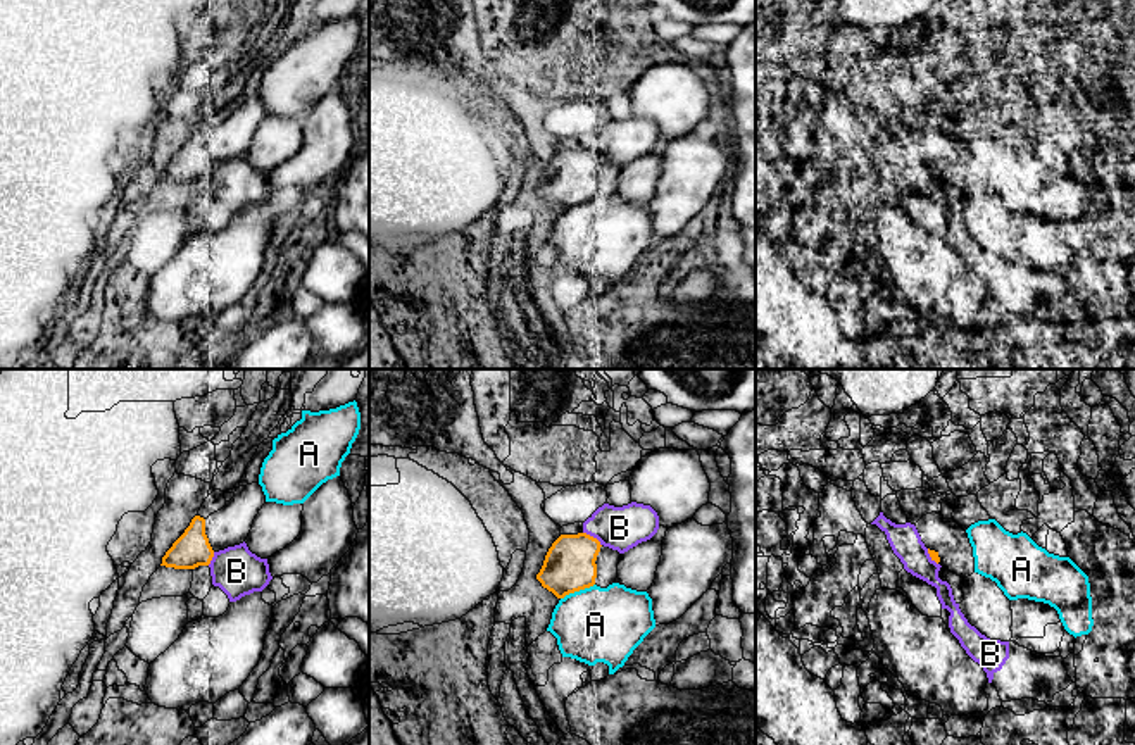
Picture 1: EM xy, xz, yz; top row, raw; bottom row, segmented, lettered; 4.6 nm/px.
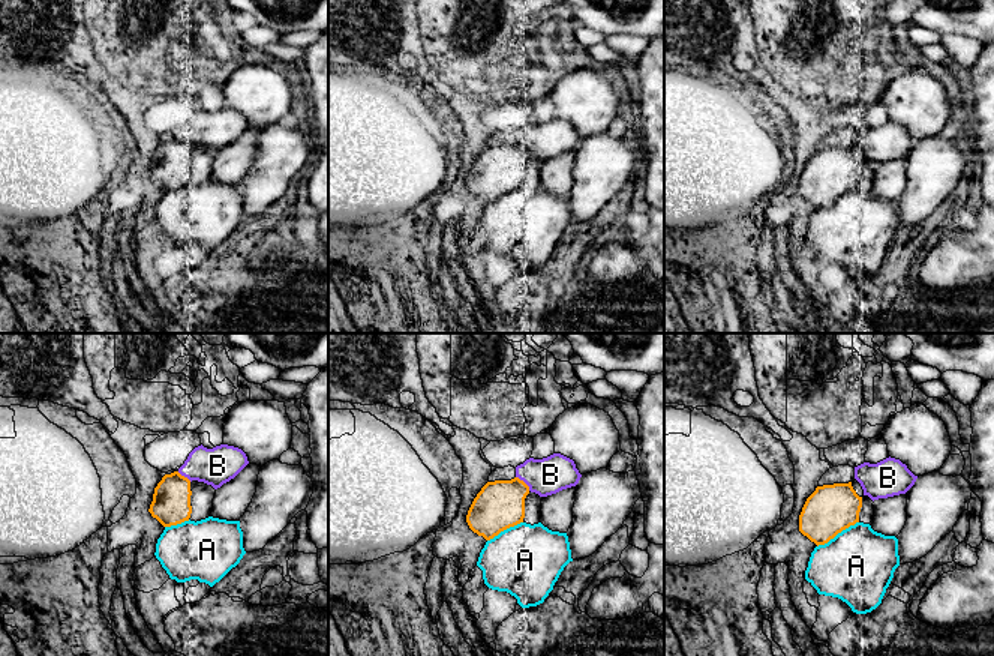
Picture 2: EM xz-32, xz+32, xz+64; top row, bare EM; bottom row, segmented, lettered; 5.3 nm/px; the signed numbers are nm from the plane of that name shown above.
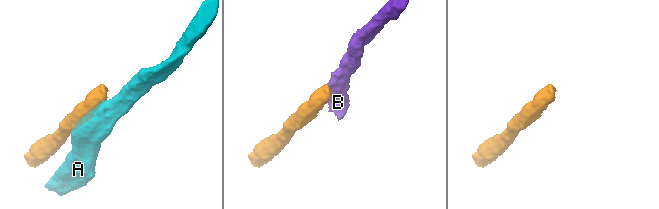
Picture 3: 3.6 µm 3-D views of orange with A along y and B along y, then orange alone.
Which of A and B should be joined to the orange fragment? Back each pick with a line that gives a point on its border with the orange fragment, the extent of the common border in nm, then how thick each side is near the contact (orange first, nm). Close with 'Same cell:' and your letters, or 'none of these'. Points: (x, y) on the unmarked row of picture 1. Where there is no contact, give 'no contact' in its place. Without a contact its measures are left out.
Same cell: none of these

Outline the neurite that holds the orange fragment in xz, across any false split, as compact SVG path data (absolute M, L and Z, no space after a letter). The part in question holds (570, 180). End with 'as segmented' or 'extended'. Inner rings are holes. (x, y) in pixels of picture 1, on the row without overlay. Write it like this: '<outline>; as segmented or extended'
M578 147L561 148L549 162L536 193L557 212L616 197L621 167L604 160L597 152Z; extended

